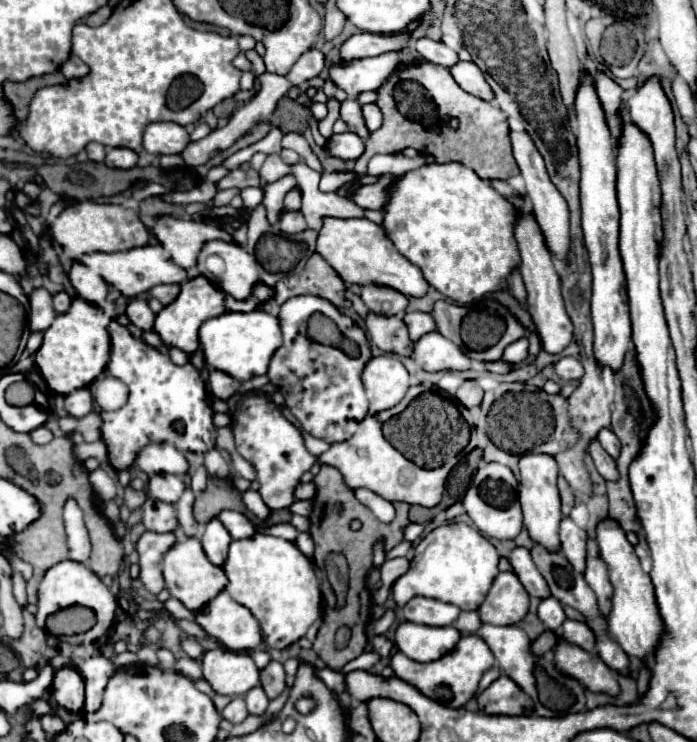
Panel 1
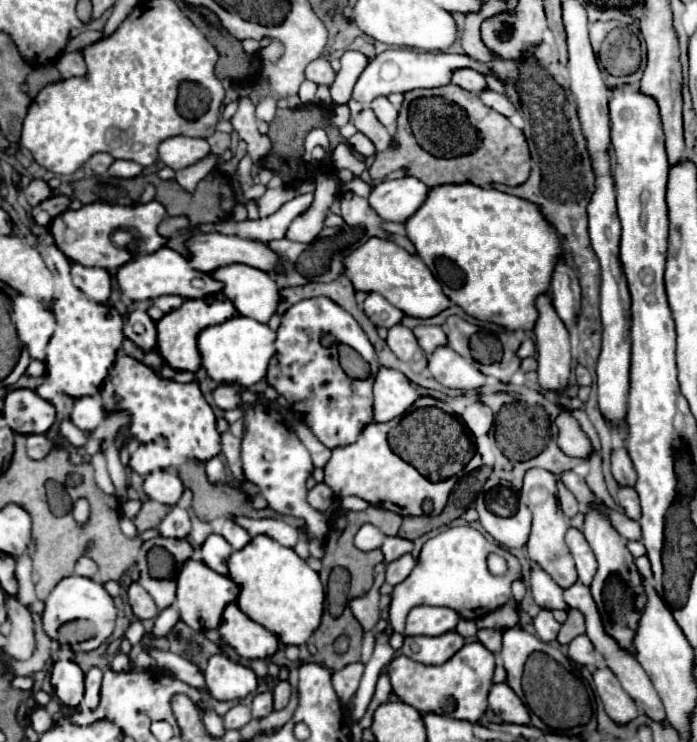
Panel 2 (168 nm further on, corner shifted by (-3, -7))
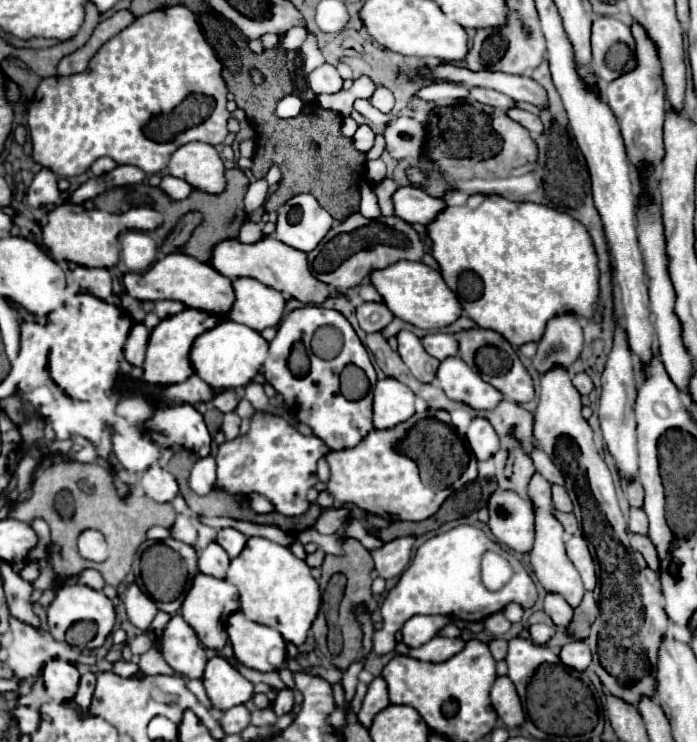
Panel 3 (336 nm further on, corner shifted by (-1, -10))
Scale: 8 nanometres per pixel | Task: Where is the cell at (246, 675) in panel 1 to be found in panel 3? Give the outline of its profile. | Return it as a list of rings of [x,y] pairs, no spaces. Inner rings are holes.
[[[221,656],[209,658],[203,674],[203,684],[211,704],[217,710],[229,710],[233,706],[245,704],[253,696],[253,684]]]

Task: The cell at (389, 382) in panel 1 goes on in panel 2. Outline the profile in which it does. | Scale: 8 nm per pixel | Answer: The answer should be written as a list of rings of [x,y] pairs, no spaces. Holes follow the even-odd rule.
[[[383,367],[375,377],[373,397],[375,421],[391,421],[395,417],[401,417],[417,401],[419,395],[401,371]]]

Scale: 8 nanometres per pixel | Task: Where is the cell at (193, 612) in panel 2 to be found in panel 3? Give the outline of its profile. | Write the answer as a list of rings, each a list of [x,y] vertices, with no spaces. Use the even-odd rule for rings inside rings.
[[[197,572],[193,582],[191,582],[191,588],[185,594],[185,600],[183,600],[183,606],[181,606],[179,614],[193,628],[193,632],[197,634],[199,642],[205,648],[221,650],[227,644],[227,632],[225,632],[227,616],[237,612],[239,608],[241,608],[239,594],[237,594],[237,588],[233,584],[229,584],[227,580],[219,580],[219,578],[213,578],[213,576]]]

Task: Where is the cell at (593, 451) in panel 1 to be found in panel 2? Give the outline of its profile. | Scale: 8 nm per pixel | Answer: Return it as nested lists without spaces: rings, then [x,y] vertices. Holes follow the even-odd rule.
[[[619,487],[619,503],[629,519],[639,521],[639,515],[641,515],[639,497],[637,497],[637,491],[633,487]]]

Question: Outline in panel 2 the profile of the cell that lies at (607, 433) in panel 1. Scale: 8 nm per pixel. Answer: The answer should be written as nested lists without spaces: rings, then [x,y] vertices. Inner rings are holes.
[[[627,449],[613,451],[611,467],[613,467],[613,477],[619,481],[619,485],[623,485],[623,487],[635,485],[635,467],[627,455]]]

